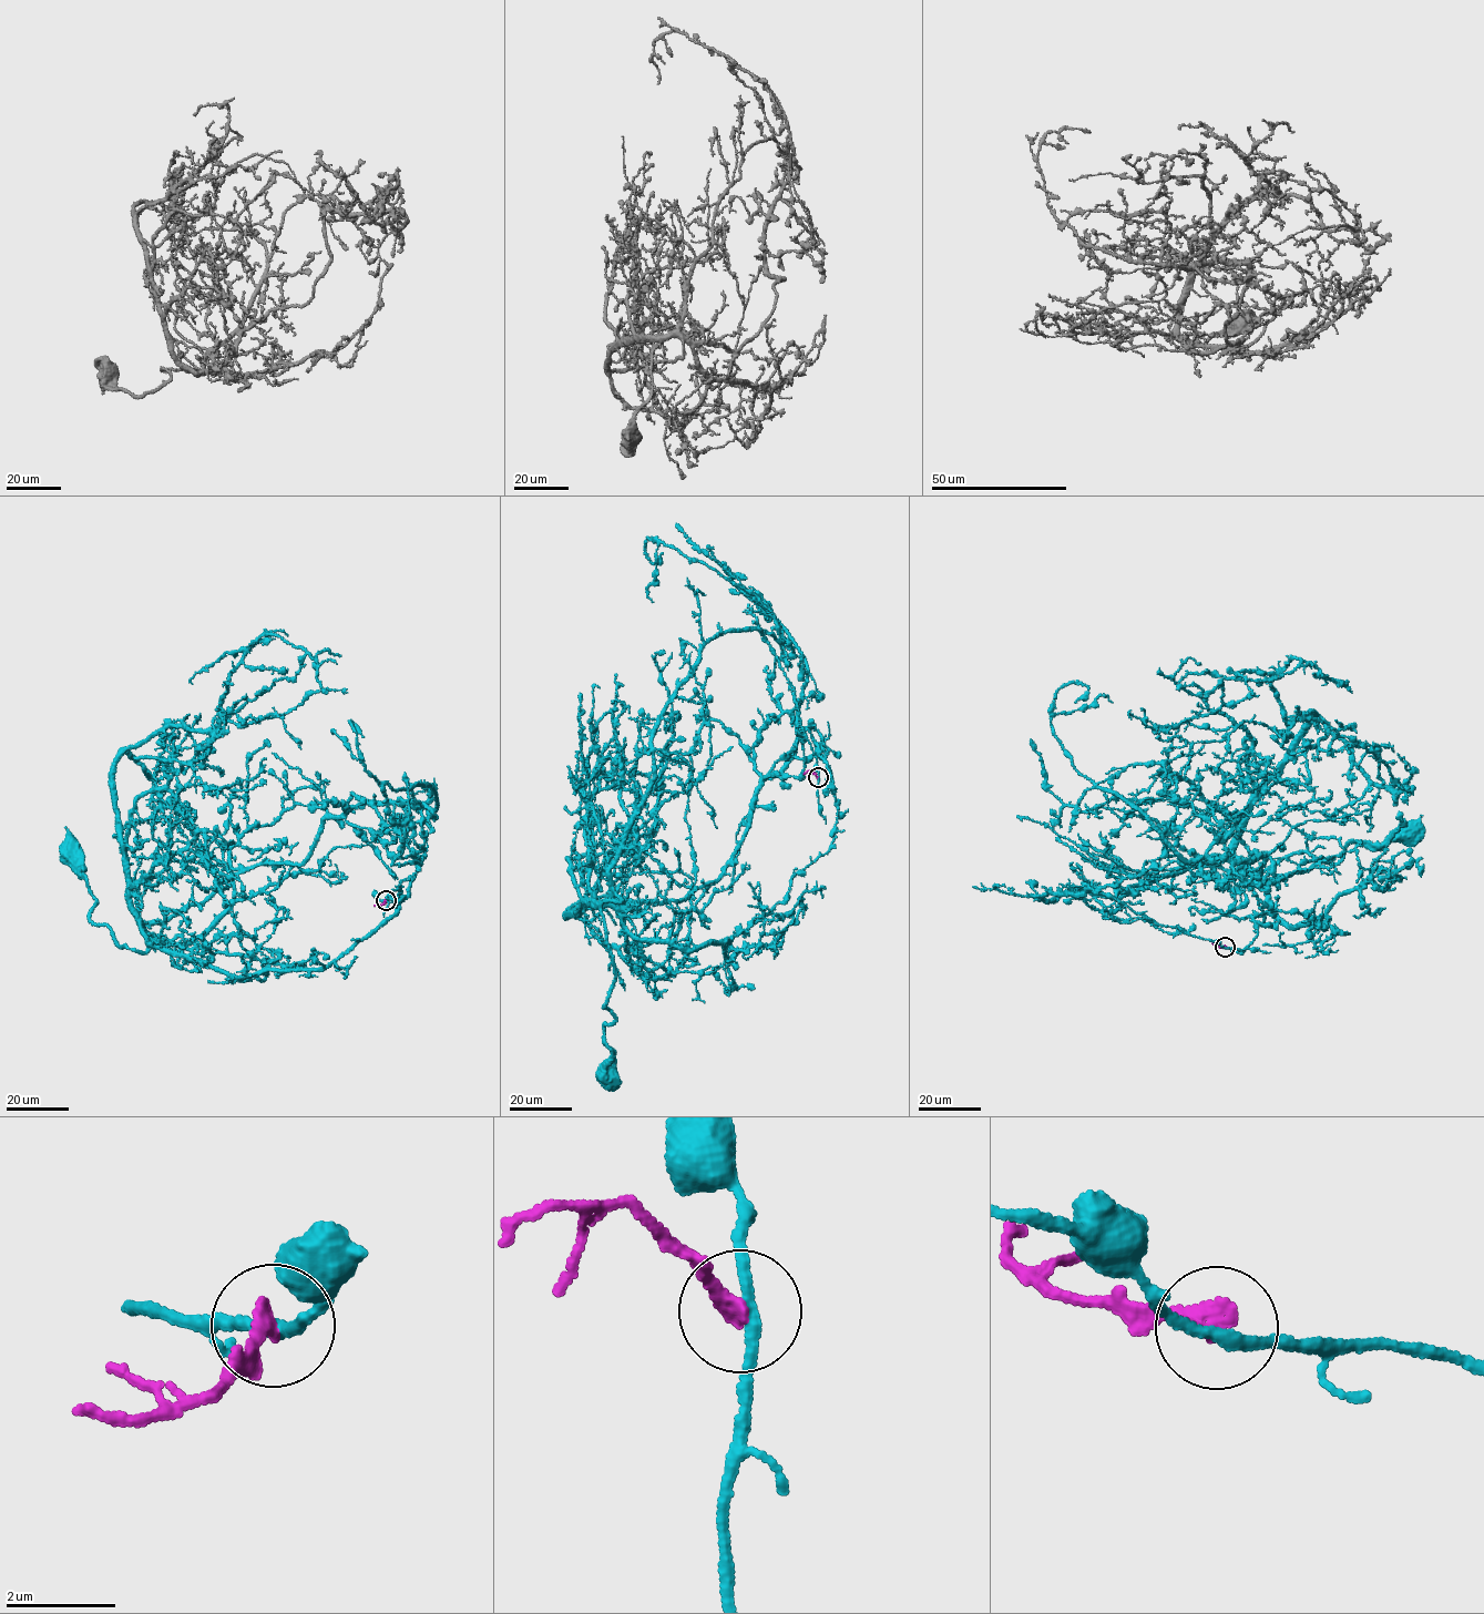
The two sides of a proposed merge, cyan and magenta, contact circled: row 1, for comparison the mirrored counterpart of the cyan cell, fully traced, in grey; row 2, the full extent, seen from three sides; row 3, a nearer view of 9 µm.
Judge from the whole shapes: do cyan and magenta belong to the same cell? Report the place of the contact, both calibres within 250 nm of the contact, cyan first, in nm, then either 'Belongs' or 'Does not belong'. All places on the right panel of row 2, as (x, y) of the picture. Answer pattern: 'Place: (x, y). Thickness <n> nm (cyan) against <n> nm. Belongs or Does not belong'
Place: (1225, 947). Thickness 220 nm (cyan) against 260 nm. Does not belong

